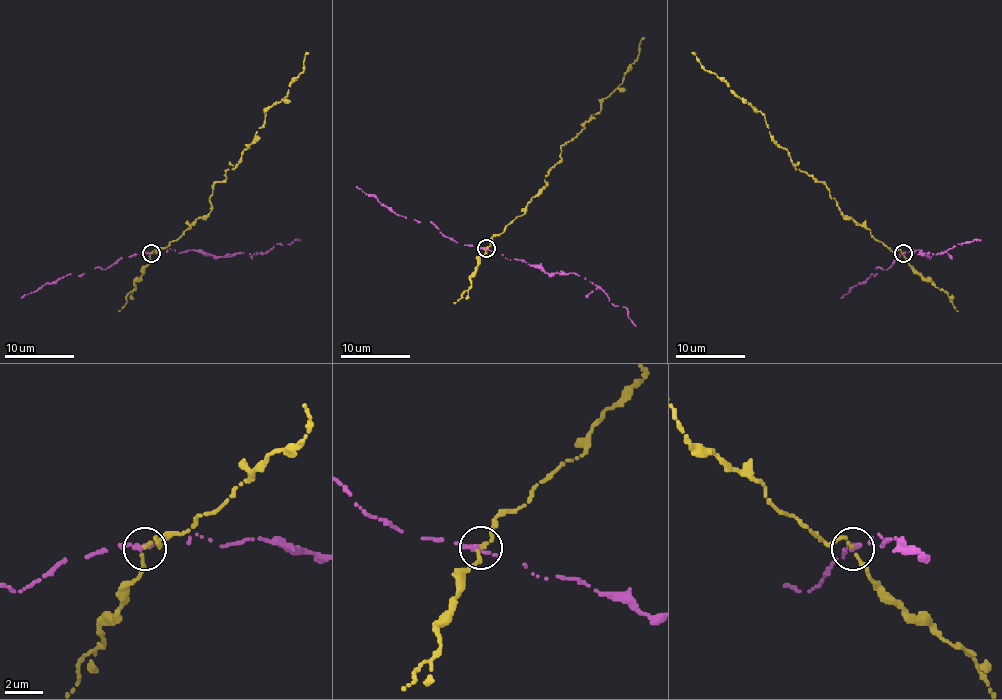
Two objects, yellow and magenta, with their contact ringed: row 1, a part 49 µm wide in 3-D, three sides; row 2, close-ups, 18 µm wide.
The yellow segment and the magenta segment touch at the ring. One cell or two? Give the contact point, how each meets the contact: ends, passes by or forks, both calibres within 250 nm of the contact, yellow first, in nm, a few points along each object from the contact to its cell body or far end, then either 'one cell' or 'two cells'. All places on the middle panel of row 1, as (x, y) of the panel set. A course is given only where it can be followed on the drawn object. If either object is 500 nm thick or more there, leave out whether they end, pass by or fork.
at (486, 248); yellow passes by; magenta ends there; 180 nm thick on the yellow side, 320 nm on the other; yellow runs (486, 248), (547, 185), (545, 176), (562, 159), (561, 147), (601, 110), (601, 101), (637, 58), (644, 37); magenta runs (486, 248), (505, 258), (540, 265), (550, 274), (575, 272), (602, 290), (611, 304), (627, 309), (636, 326); two cells

